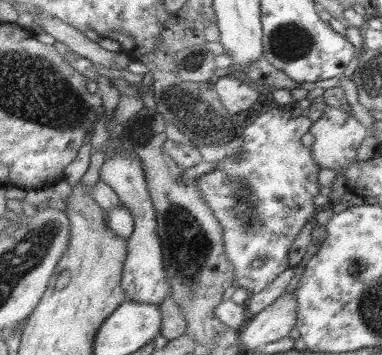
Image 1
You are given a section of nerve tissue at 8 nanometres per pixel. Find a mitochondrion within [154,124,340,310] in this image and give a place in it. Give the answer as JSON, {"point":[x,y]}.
{"point":[244,203]}

